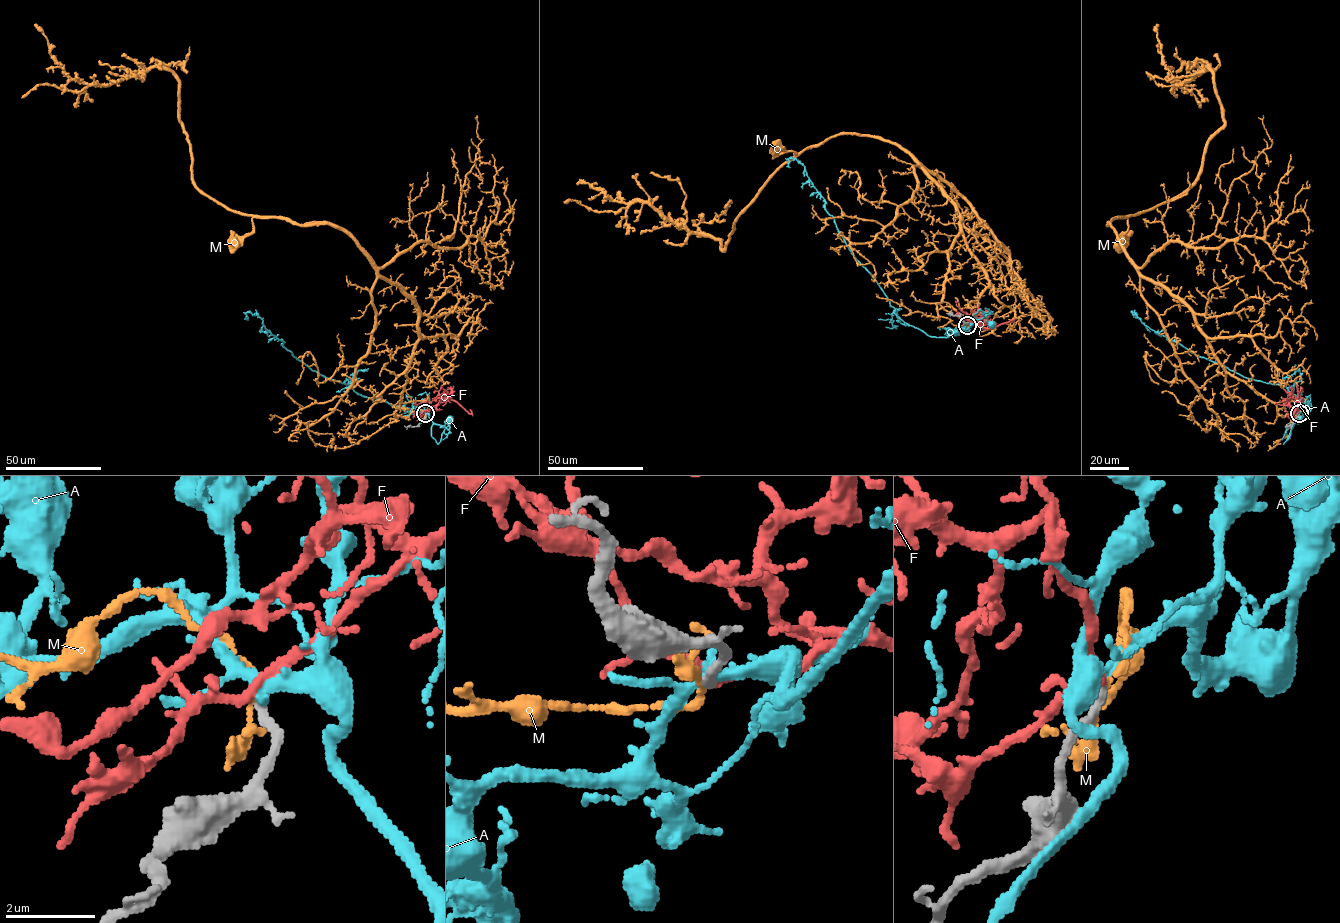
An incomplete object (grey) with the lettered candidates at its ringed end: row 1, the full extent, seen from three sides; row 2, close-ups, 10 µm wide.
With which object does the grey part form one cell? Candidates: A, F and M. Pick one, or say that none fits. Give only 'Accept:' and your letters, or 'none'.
Accept: F

